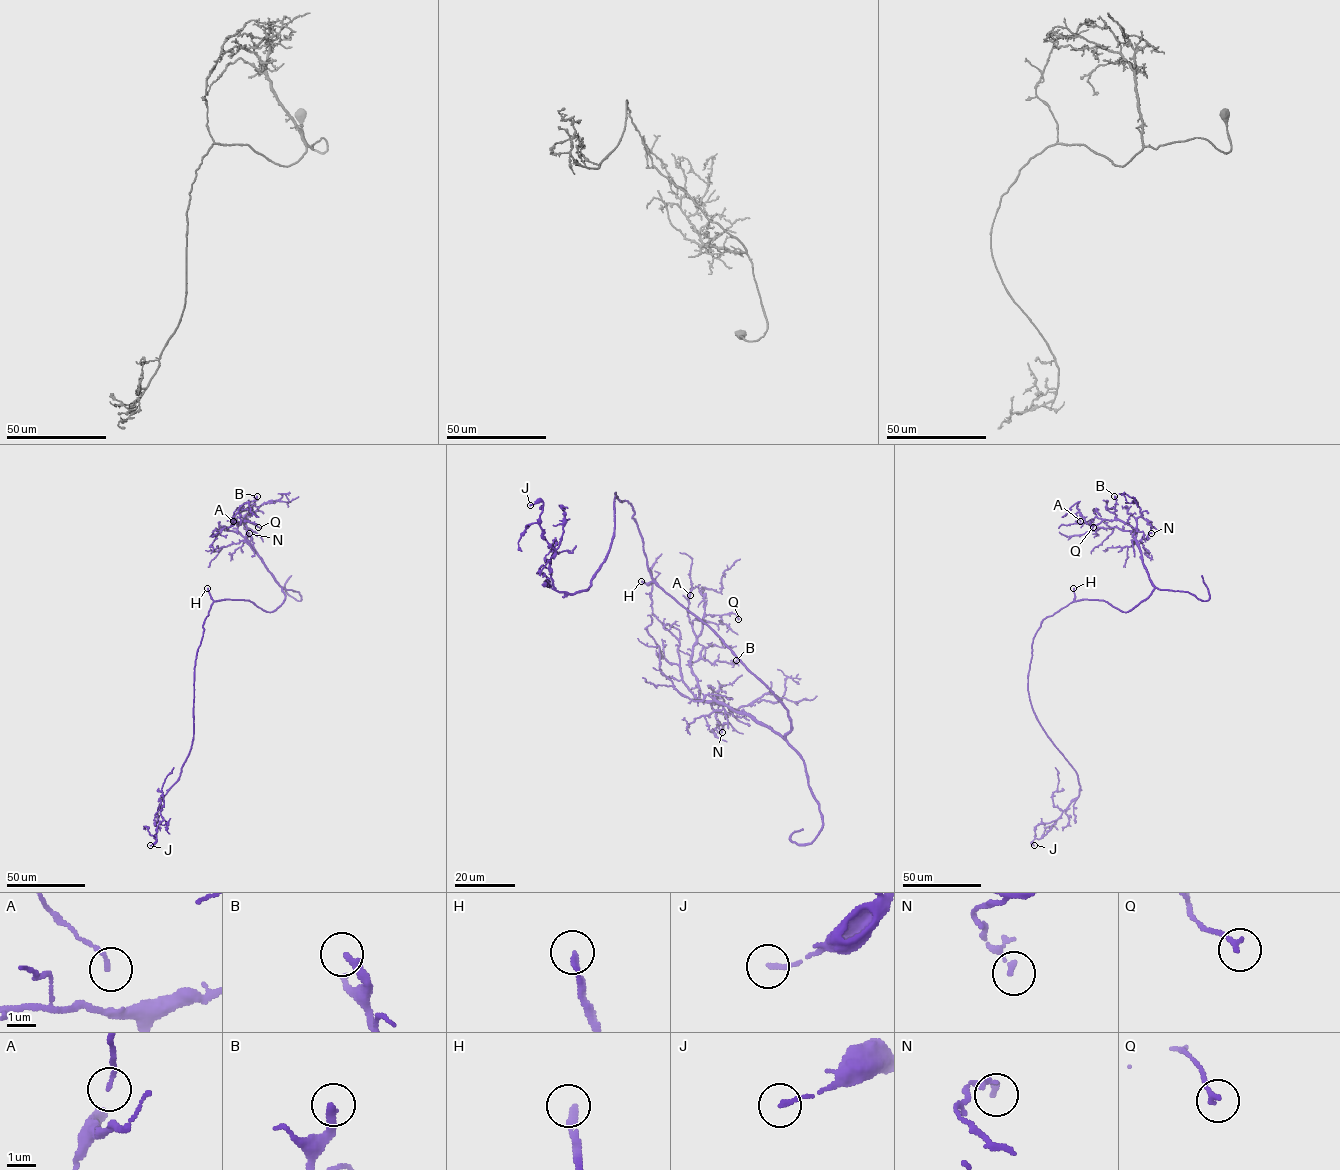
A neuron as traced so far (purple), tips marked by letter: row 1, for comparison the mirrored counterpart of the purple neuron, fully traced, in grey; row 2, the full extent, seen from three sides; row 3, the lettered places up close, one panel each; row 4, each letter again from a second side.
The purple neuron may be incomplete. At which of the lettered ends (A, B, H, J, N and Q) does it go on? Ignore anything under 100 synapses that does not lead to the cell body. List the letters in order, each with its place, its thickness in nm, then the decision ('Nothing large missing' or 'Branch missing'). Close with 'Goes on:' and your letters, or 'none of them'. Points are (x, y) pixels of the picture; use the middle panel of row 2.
A: Place: (690, 595). Thickness 100 nm. Nothing large missing
B: Place: (736, 660). Thickness 280 nm. Nothing large missing
H: Place: (641, 581). Thickness 200 nm. Branch missing
J: Place: (530, 505). Thickness 150 nm. Nothing large missing
N: Place: (722, 732). Thickness 160 nm. Nothing large missing
Q: Place: (738, 619). Thickness 150 nm. Nothing large missing
Goes on: H

